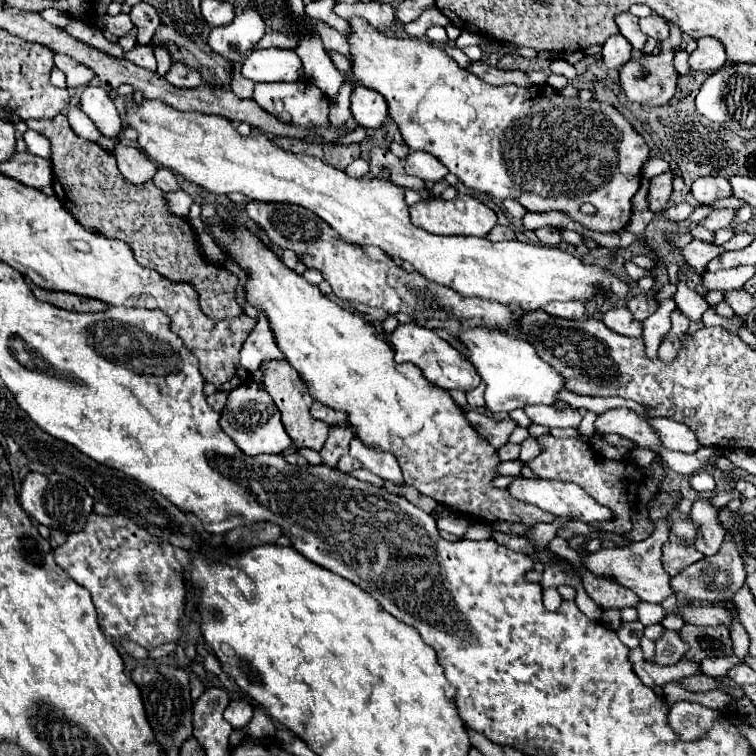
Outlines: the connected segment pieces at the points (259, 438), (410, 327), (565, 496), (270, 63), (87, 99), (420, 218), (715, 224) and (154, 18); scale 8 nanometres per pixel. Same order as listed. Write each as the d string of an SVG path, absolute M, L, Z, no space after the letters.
M245 382L229 392L227 404L221 412L221 428L247 456L281 454L293 444L293 440L289 438L289 434L285 432L285 428L281 424L281 414L277 410L275 402L255 382Z
M399 324L393 332L391 332L391 338L389 338L391 346L395 348L395 360L397 362L411 362L415 364L417 368L421 368L423 376L443 388L443 390L451 390L451 388L457 388L457 390L463 390L463 392L469 392L473 388L479 386L481 378L477 376L475 368L459 354L459 350L455 350L447 340L439 338L433 330L429 328L423 328L419 324Z
M515 476L513 482L507 486L507 490L523 502L529 502L555 518L571 518L571 520L581 520L581 522L599 522L599 520L609 520L613 518L611 510L595 502L583 488L571 482L561 482L561 480L543 480L543 478L527 478L527 476Z
M287 48L253 50L245 58L241 74L253 82L295 82L305 76L301 58Z
M85 86L83 94L79 98L79 108L89 118L93 118L93 122L97 124L97 128L101 130L103 136L113 138L121 132L121 128L123 128L121 116L117 112L117 108L113 106L109 94L101 86Z
M459 194L453 200L443 200L439 196L429 196L429 200L419 200L413 206L409 206L411 222L431 234L461 234L461 236L487 236L489 230L497 224L497 216L491 208L481 204L477 198Z
M723 208L723 210L713 210L707 218L703 218L701 222L697 222L697 226L715 232L715 230L719 230L719 228L729 226L731 220L733 220L733 216L735 216L735 210L727 210L727 208Z
M139 2L139 4L135 4L131 8L129 18L131 18L131 22L137 28L137 42L139 44L151 44L153 34L157 30L159 22L161 22L157 10L151 4L147 4L147 2Z

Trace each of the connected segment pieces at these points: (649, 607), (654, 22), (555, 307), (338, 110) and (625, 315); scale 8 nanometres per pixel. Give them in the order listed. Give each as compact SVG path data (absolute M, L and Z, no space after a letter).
M641 602L635 608L637 608L637 614L639 614L639 622L645 624L645 626L657 624L669 614L661 604L651 604L651 602Z
M651 14L651 16L647 16L647 18L641 18L641 30L647 34L647 36L651 36L651 38L655 38L655 40L665 40L667 36L669 36L669 26L671 26L671 22L667 22L663 16L659 16L659 14Z
M567 300L567 302L549 302L543 310L551 316L567 318L567 320L581 320L585 316L585 304L581 300Z
M343 84L339 90L339 96L331 100L329 104L329 122L333 126L343 126L347 122L353 122L353 116L349 112L349 96L351 96L353 84Z
M615 306L615 308L607 310L603 314L603 324L609 330L613 330L621 336L629 336L629 338L639 338L643 332L641 322L635 320L633 314L629 312L629 308L625 308L625 306Z

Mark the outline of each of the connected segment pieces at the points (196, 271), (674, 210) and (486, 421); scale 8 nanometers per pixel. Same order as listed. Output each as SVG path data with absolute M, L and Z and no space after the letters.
M65 114L51 120L29 120L27 126L49 138L55 196L83 228L103 234L105 238L127 242L141 266L157 270L173 282L191 284L199 294L199 306L205 316L225 320L243 314L243 308L235 300L239 278L227 268L205 260L193 226L185 218L169 212L163 190L159 190L153 182L141 186L127 184L117 168L115 156L99 144L79 138L71 130Z
M685 202L685 204L675 204L671 208L665 208L659 214L669 222L681 222L681 220L687 220L691 216L691 212L693 212L693 208Z
M467 412L465 418L477 430L477 434L481 438L485 438L493 448L501 448L507 442L507 438L513 432L513 428L517 426L517 422L511 420L511 418L495 420L491 416L481 414L481 412Z

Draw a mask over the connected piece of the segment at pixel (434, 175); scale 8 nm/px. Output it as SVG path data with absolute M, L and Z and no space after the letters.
M411 152L405 160L405 170L429 184L439 182L449 174L449 170L429 152Z

